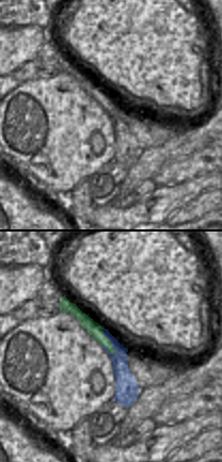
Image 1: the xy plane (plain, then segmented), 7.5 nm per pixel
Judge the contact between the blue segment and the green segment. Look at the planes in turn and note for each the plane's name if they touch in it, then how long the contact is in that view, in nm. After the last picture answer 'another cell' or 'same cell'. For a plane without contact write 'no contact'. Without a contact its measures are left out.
meets blue in xy; contact 220 nm long

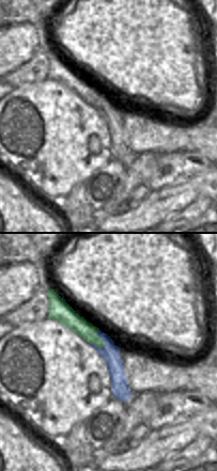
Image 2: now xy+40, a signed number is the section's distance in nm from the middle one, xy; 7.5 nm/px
meets blue in xy+40; contact 140 nm long

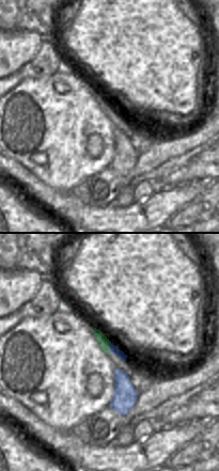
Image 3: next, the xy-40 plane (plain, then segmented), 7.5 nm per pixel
meets blue in xy-40; contact 80 nm long

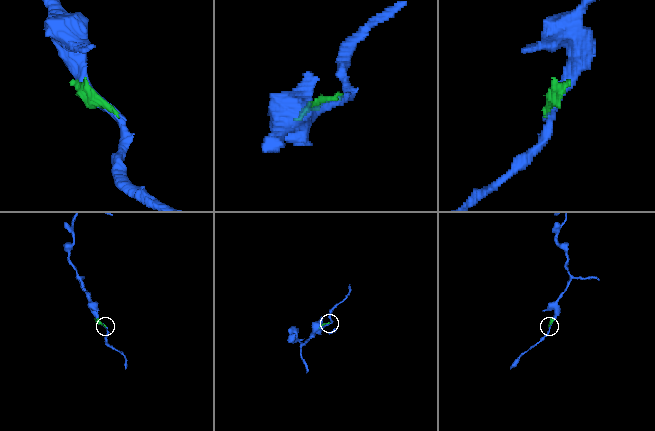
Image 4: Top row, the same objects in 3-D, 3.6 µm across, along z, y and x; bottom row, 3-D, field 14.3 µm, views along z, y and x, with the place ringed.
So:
another cell

